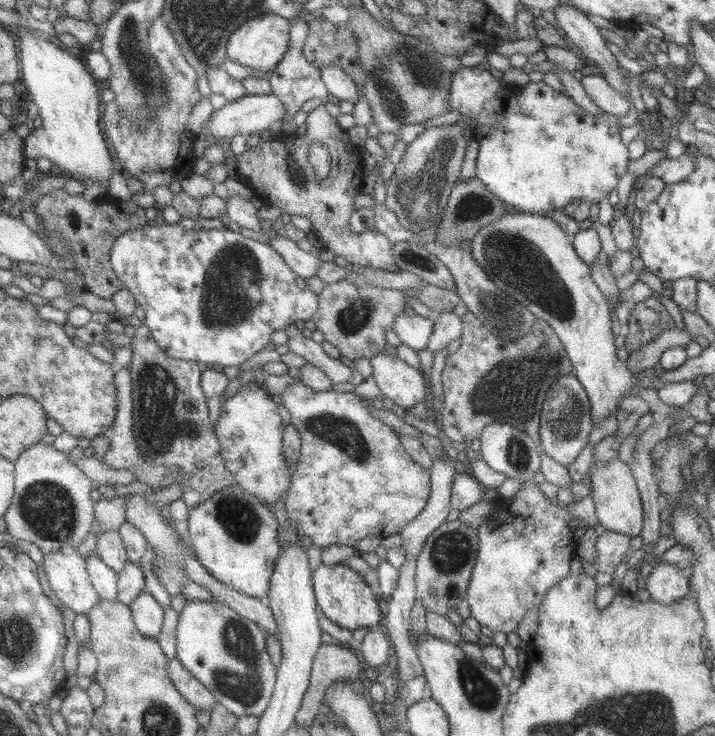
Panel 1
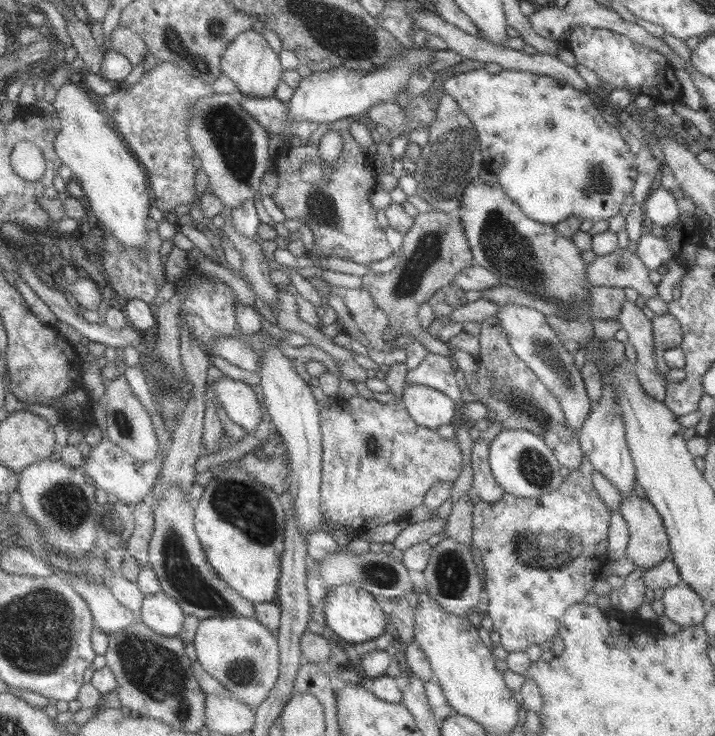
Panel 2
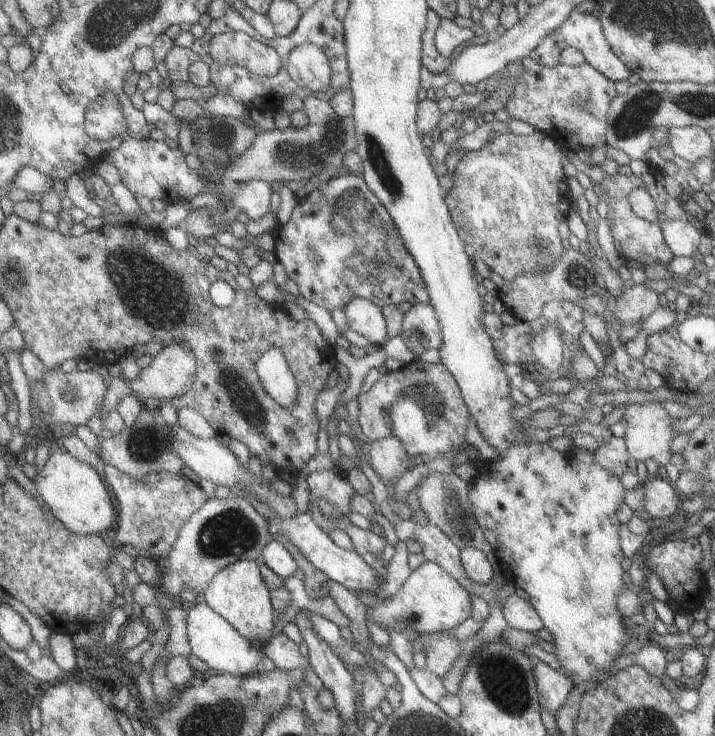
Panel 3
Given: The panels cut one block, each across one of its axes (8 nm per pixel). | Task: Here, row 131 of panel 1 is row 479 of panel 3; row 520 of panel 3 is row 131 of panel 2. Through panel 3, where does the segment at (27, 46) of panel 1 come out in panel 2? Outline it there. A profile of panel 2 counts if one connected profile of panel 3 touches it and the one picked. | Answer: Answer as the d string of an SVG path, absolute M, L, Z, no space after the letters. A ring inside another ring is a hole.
M79 79L59 88L52 106L62 124L54 142L57 158L71 170L71 178L83 187L98 225L123 246L137 248L147 244L150 235L147 220L153 200L140 160L131 154L130 146L123 142L119 132L109 126L107 116L99 112L99 106L81 88Z

